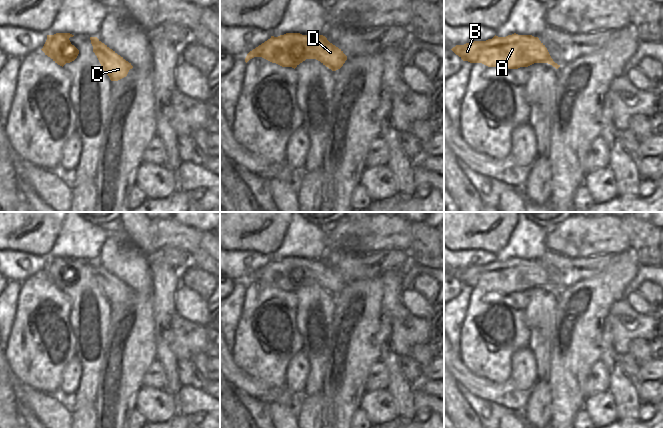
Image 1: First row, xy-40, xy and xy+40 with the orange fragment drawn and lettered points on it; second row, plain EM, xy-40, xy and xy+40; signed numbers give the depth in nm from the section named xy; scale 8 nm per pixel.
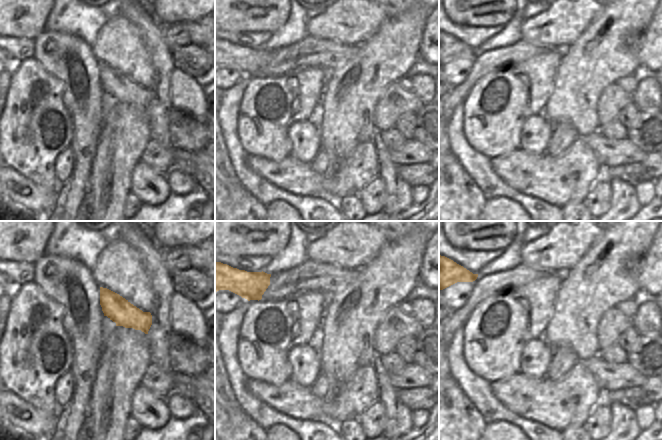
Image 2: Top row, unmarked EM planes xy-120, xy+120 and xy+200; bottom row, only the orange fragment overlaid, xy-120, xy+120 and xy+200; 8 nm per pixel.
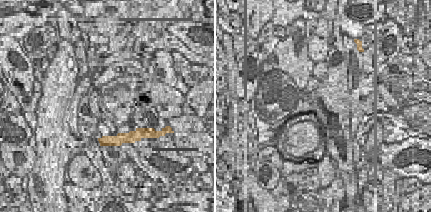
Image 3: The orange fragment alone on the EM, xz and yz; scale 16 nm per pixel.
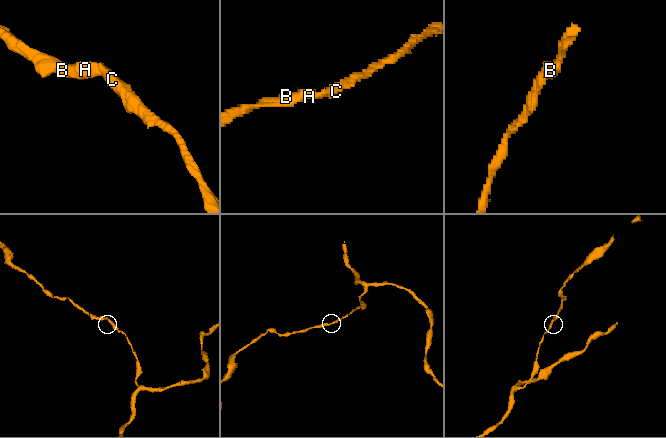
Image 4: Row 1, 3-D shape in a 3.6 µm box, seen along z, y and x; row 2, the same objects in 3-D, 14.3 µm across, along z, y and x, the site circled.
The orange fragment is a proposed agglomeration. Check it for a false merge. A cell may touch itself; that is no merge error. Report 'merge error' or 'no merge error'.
no merge error

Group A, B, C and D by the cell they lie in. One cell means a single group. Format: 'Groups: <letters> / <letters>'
Groups: A B C D.

